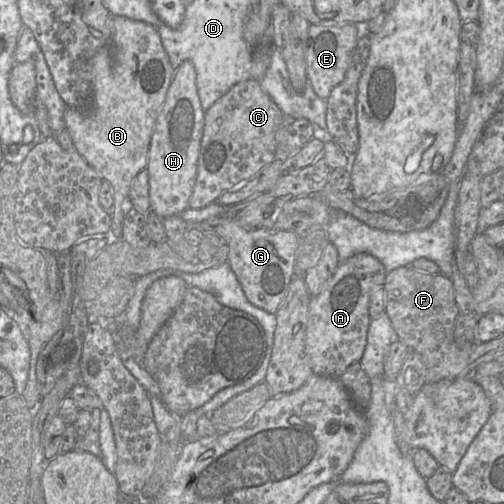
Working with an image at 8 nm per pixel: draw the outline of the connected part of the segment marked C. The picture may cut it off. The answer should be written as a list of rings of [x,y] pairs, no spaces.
[[[249,78],[239,82],[218,99],[205,113],[196,181],[189,207],[200,209],[211,203],[217,203],[223,192],[251,178],[273,162],[277,158],[275,135],[283,124],[286,125],[286,121],[282,111],[262,88],[260,80]]]

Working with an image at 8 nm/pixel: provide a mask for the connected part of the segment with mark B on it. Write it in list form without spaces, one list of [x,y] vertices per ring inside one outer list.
[[[111,16],[110,44],[93,58],[91,94],[83,108],[66,107],[67,129],[74,148],[113,189],[113,209],[123,212],[136,175],[146,168],[150,142],[159,111],[175,69],[151,24],[124,16]]]

